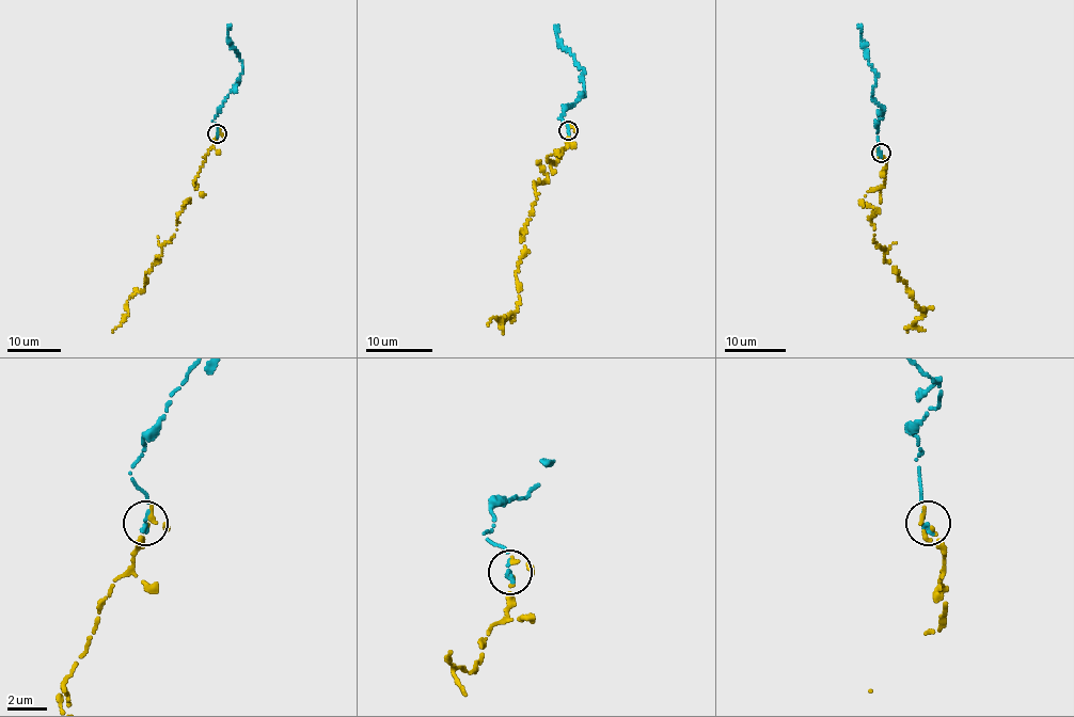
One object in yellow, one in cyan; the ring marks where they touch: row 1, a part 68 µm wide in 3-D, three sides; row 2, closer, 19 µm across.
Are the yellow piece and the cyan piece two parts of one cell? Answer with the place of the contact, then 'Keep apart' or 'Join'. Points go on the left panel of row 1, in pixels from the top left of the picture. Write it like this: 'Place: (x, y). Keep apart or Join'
Place: (217, 133). Join

